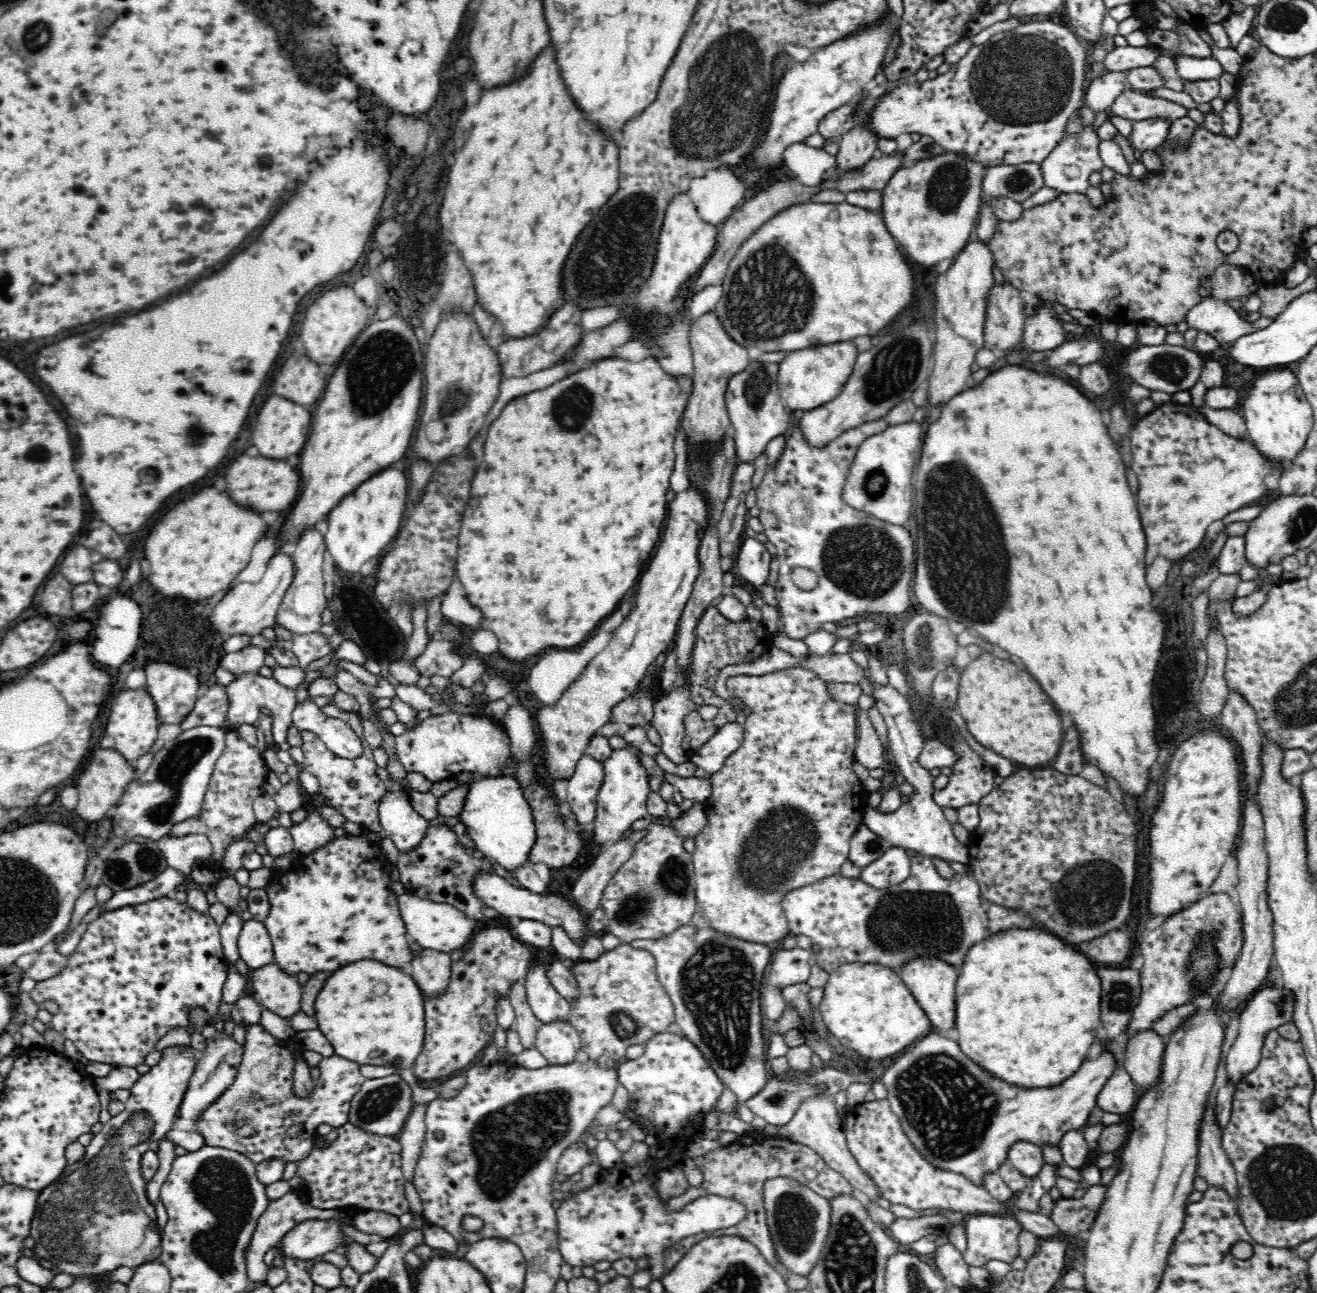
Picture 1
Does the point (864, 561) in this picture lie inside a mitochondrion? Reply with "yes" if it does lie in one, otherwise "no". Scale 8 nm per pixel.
yes

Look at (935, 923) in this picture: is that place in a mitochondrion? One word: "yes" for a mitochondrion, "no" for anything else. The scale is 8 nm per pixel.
yes

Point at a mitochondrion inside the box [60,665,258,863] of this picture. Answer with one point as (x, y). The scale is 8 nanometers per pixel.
(183, 757)

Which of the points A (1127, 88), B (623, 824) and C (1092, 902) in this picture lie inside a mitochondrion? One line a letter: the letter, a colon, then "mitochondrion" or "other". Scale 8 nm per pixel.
A: other
B: other
C: mitochondrion

